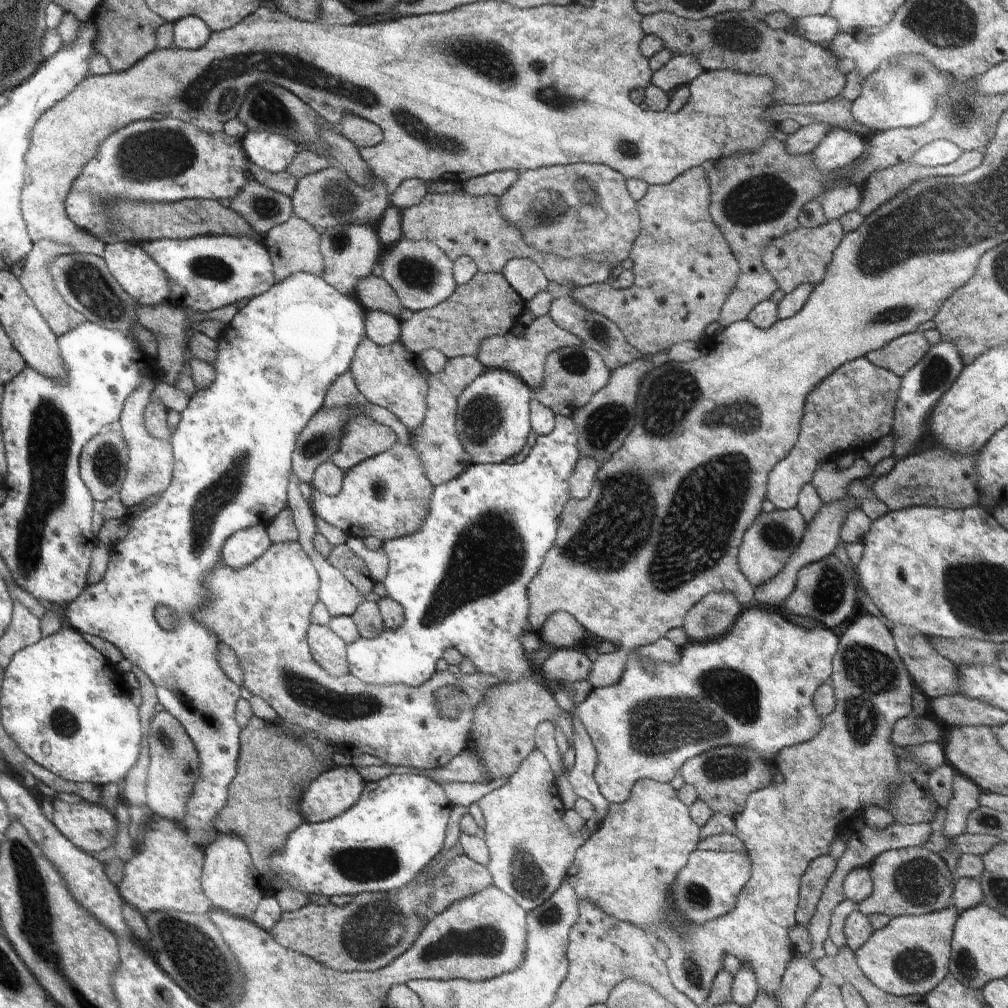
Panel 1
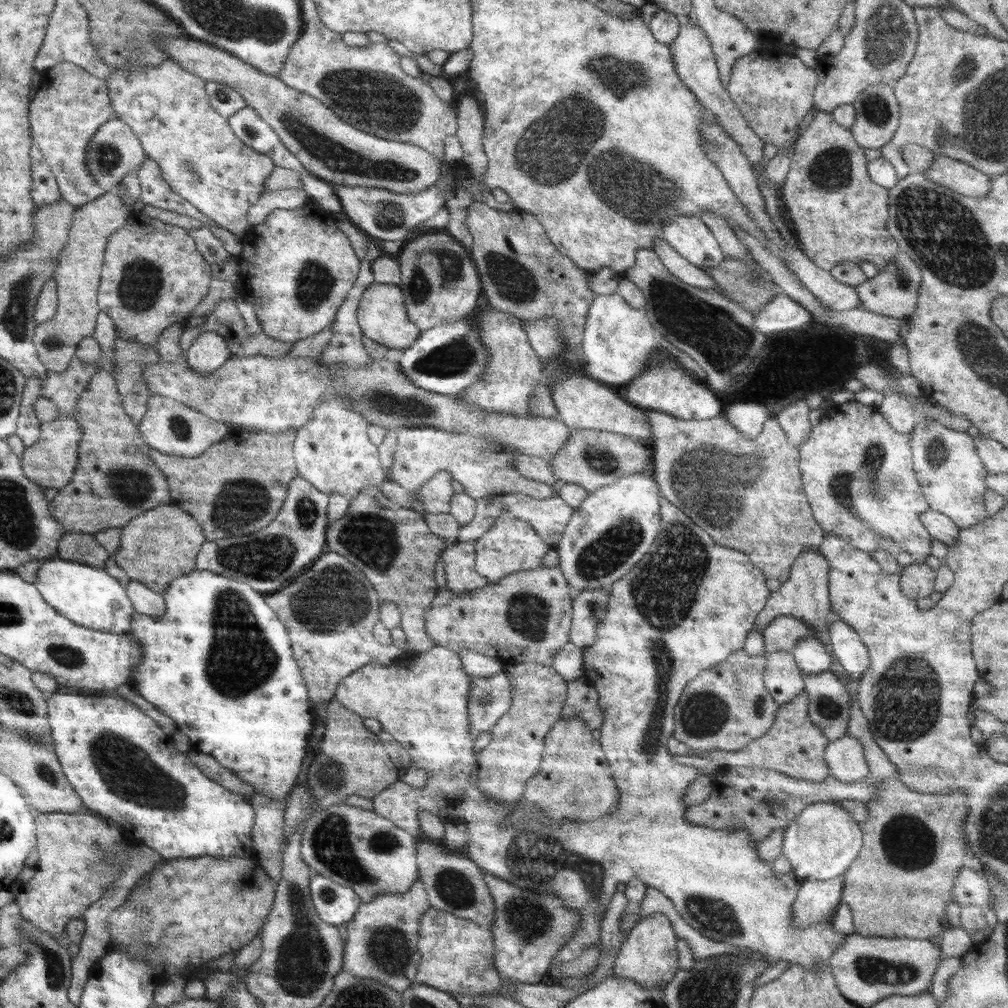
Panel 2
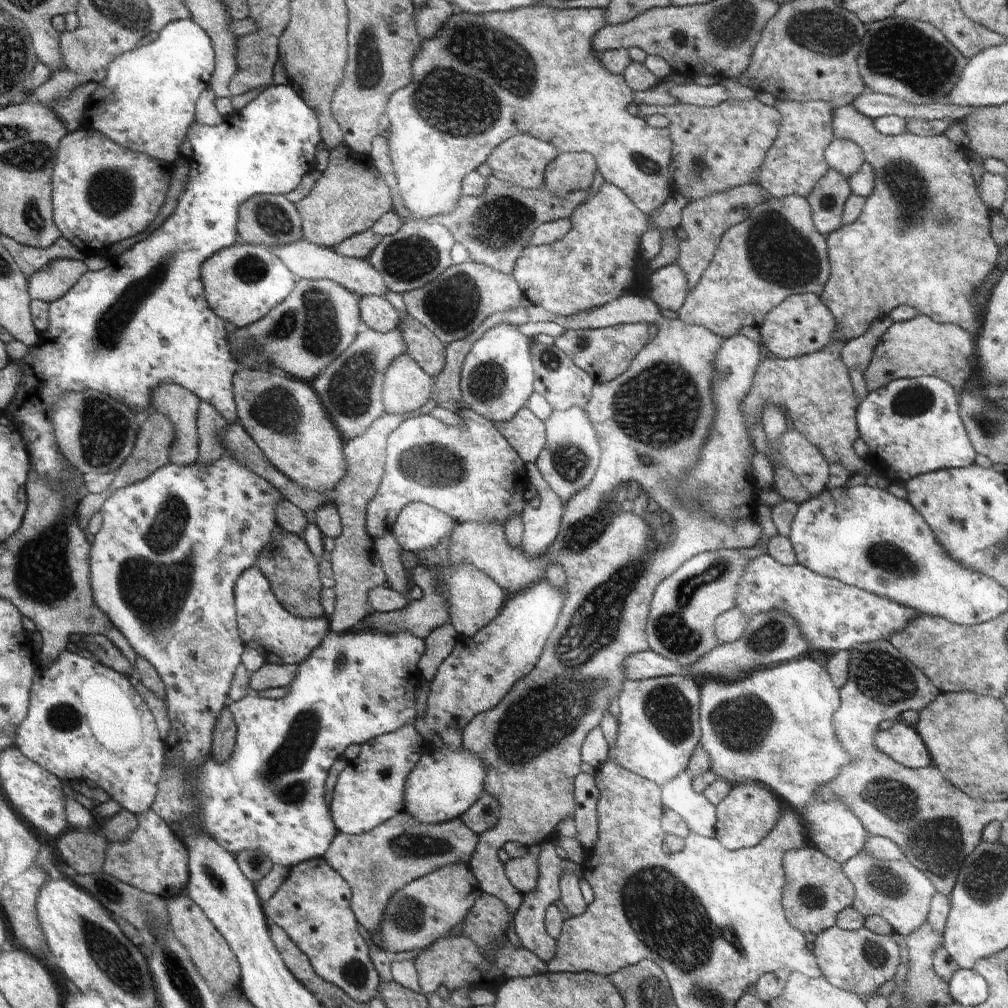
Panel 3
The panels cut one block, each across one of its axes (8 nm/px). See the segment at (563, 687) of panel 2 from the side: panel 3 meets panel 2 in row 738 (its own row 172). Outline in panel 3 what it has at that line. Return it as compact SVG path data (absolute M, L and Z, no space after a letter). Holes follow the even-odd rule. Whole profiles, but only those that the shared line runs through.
M518 134L502 142L488 156L486 164L492 169L492 176L522 189L541 189L546 166L559 155L559 150L549 142L540 141L529 135Z

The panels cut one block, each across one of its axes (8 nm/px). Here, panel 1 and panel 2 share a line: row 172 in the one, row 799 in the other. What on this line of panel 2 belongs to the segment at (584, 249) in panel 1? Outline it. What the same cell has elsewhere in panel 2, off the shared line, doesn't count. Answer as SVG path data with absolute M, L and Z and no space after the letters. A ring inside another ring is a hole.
M579 716L560 717L546 733L544 754L539 771L528 779L525 791L520 800L526 804L536 804L544 812L544 822L560 822L560 820L598 820L611 814L619 803L619 790L616 788L612 771L599 740L594 739L592 730Z

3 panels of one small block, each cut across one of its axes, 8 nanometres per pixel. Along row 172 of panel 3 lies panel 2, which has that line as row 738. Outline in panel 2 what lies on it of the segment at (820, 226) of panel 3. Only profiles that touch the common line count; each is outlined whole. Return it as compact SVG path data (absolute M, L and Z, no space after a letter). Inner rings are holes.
M832 671L804 674L804 692L808 695L808 716L820 727L828 742L847 733L850 719L850 689Z

